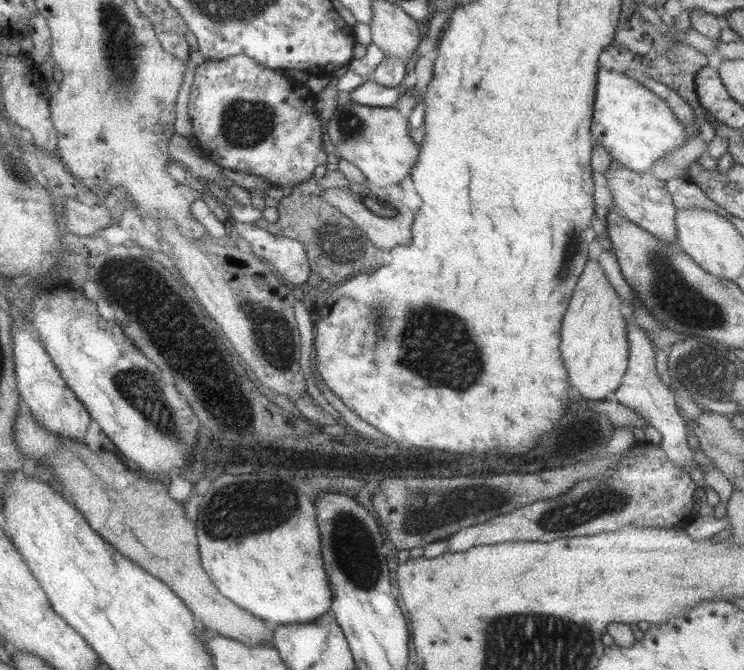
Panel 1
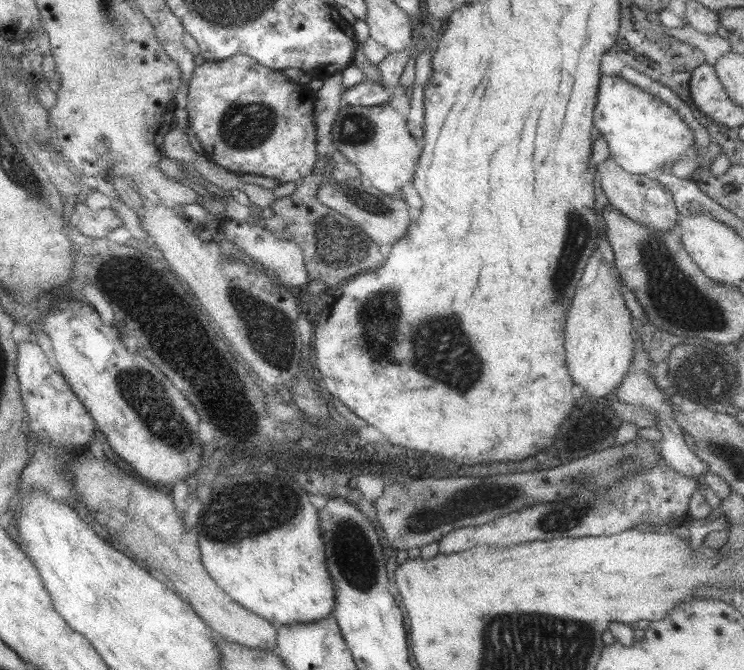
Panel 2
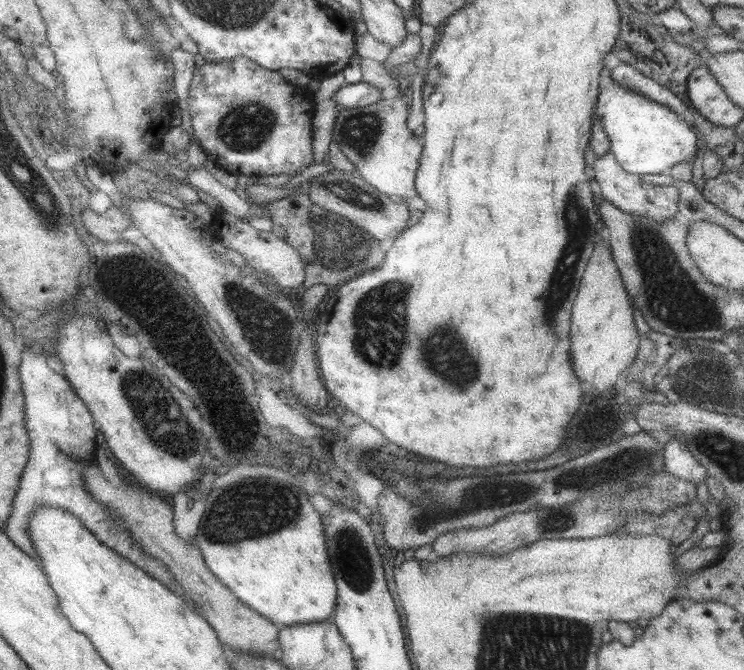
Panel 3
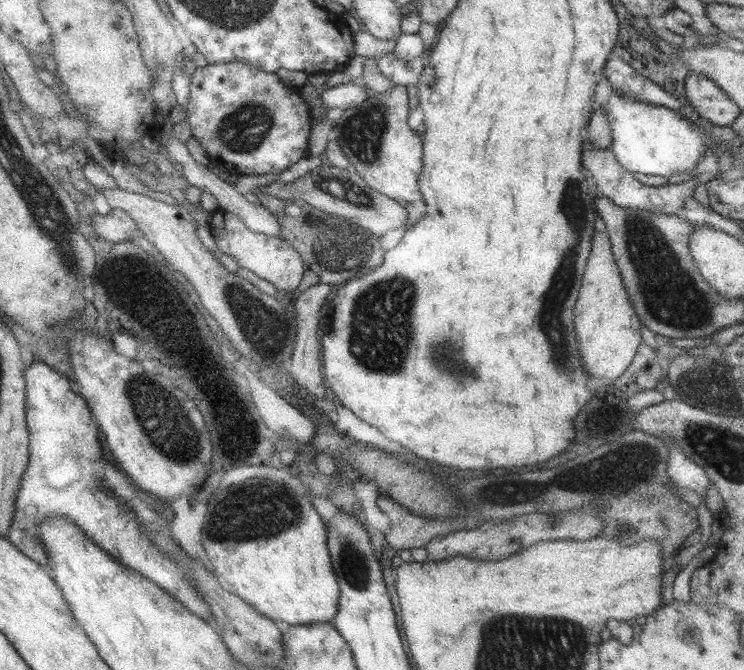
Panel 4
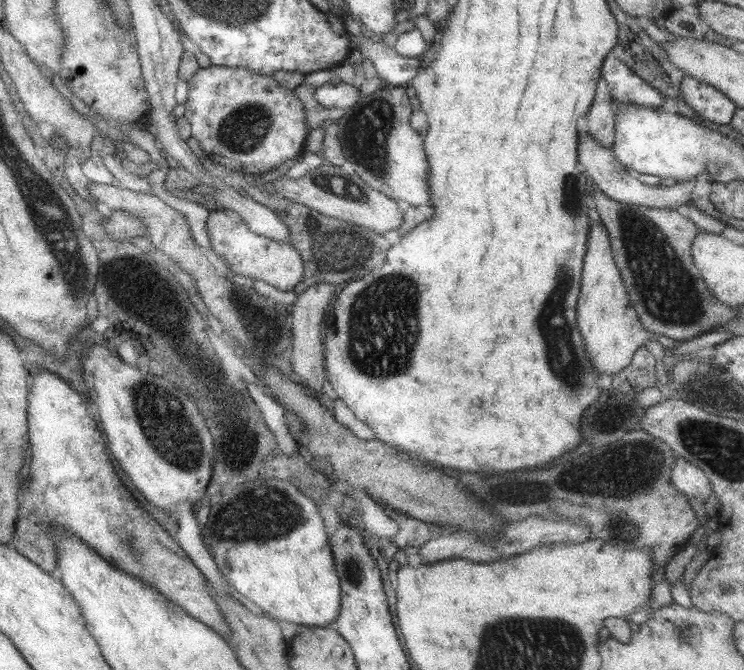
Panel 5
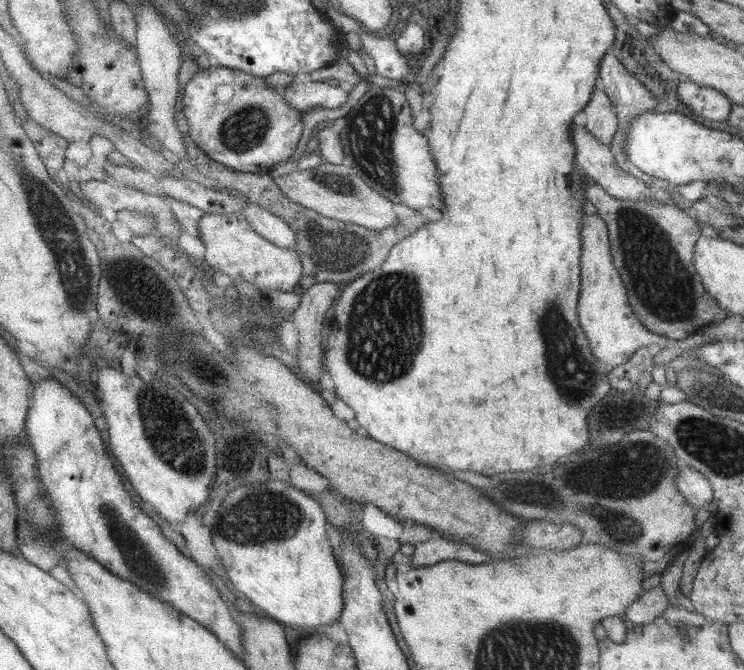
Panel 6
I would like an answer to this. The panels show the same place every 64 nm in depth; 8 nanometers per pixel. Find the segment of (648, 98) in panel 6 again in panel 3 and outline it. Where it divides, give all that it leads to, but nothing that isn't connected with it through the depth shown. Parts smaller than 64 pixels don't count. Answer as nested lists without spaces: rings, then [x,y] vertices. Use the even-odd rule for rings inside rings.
[[[621,61],[611,71],[611,78],[620,86],[633,90],[633,92],[639,92],[650,98],[650,100],[671,108],[681,116],[684,116],[686,110],[688,110],[688,105],[684,104],[682,99],[676,96],[669,88],[662,86],[662,84],[653,78],[648,78],[648,76],[636,70],[636,68],[630,66],[627,62]]]

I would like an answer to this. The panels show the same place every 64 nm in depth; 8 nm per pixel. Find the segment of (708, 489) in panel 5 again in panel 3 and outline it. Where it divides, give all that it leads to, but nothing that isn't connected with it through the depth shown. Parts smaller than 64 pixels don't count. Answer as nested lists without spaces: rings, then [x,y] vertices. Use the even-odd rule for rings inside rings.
[[[673,433],[672,439],[664,446],[665,470],[680,480],[693,482],[698,486],[707,478],[707,470],[687,450],[685,444]]]

